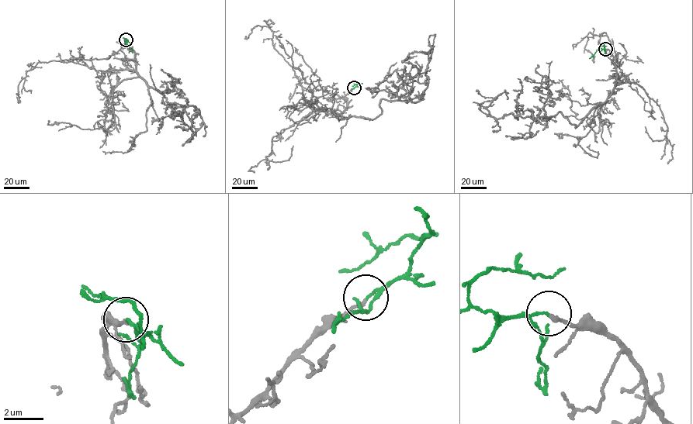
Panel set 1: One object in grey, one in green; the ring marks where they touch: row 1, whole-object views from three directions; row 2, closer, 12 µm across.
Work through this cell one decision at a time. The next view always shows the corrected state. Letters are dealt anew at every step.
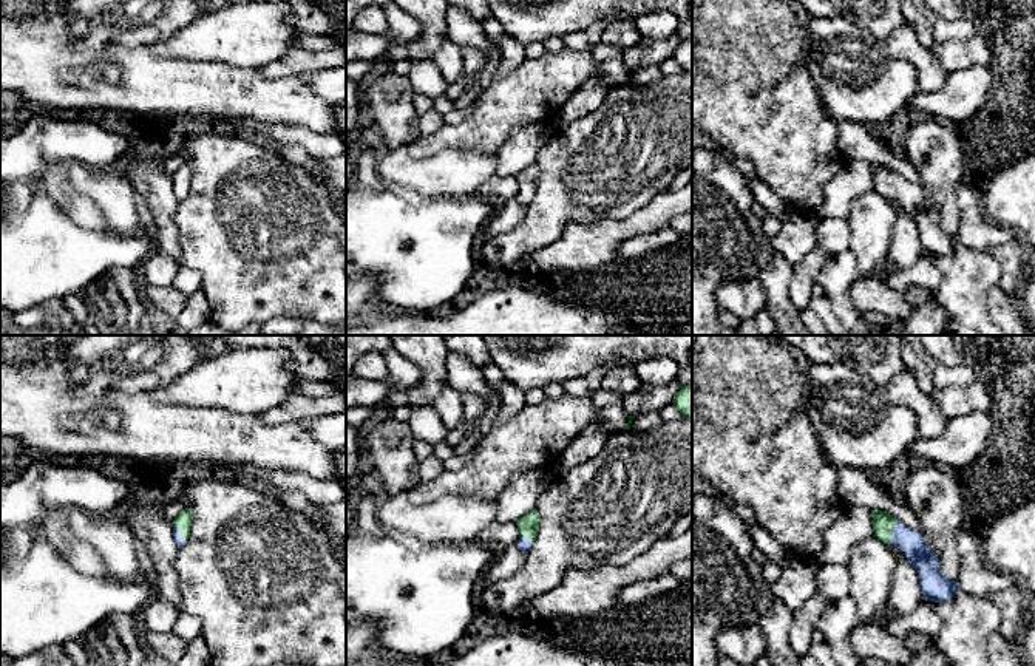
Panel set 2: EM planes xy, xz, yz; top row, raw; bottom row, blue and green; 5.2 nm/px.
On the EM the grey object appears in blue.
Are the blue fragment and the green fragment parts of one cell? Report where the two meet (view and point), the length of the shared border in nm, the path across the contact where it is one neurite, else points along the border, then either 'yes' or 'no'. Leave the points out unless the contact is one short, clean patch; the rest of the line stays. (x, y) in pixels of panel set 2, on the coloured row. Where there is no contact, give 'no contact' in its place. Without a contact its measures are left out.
meets blue in yz at (893, 533); contact 140 nm long; runs through yz (912, 543), (893, 533), (884, 523); yes

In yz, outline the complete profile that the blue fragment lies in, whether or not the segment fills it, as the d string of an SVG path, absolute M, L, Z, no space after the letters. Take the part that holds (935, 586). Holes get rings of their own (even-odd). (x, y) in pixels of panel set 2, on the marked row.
M873 511L874 538L887 545L899 547L913 564L924 598L933 603L948 603L959 590L958 581L950 581L941 573L939 558L927 545L921 532L911 530L890 513Z

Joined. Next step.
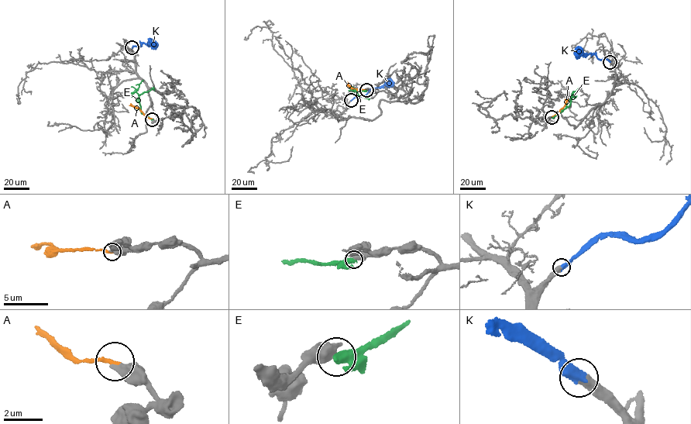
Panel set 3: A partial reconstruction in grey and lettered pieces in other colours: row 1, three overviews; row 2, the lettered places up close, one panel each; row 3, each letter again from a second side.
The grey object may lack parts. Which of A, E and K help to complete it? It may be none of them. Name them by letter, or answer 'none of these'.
A, K

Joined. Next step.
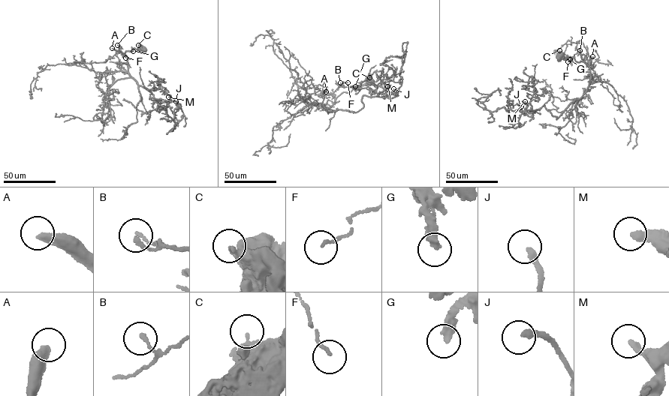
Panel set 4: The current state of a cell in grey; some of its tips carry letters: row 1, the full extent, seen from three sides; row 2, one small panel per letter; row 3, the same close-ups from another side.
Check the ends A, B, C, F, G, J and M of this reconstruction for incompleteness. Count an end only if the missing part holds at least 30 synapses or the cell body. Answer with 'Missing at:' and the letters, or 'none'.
Missing at: A, J, M

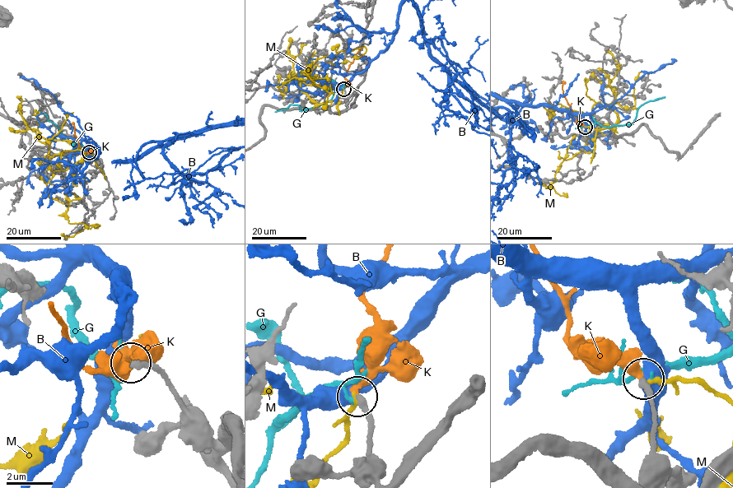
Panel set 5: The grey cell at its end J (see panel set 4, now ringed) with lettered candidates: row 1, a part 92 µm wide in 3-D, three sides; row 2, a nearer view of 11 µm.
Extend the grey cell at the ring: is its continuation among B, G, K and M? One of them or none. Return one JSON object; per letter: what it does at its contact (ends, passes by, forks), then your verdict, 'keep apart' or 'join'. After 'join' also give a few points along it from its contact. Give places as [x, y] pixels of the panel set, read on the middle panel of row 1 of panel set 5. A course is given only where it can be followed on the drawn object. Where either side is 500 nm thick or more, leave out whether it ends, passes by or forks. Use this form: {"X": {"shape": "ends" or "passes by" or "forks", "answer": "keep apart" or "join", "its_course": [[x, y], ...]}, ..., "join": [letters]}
{"B": {"answer": "keep apart"}, "G": {"shape": "passes by", "answer": "keep apart"}, "K": {"shape": "ends", "answer": "join", "its_course": [[343, 89], [344, 76], [359, 49]]}, "M": {"shape": "ends", "answer": "keep apart"}, "join": ["K"]}

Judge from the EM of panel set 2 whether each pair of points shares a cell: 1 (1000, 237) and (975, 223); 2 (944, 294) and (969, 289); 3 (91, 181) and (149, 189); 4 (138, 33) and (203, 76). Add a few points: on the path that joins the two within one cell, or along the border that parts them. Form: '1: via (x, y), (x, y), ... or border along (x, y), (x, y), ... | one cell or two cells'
1: via (994, 237), (981, 229) | one cell
2: via (950, 294), (963, 292) | one cell
3: border along (121, 169), (127, 173), (142, 200) | two cells
4: border along (115, 44), (127, 47), (152, 45) | two cells

